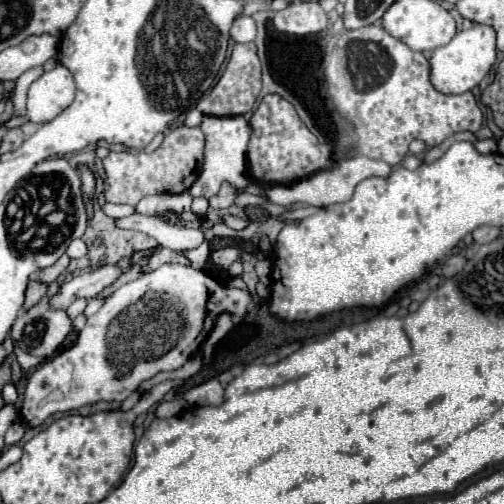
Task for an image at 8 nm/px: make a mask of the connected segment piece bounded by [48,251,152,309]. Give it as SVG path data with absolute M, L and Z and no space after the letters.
M146 251L146 253L136 253L134 257L130 259L122 259L120 263L116 265L102 265L98 269L92 269L92 271L82 271L74 277L70 277L68 281L64 281L58 291L54 295L50 295L48 299L48 305L52 309L68 309L68 305L78 299L78 297L86 297L86 299L92 299L96 297L104 287L112 285L126 269L130 269L140 257L144 255L152 255L152 251Z

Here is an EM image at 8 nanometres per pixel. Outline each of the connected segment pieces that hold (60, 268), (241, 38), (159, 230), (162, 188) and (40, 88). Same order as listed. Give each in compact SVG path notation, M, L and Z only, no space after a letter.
M62 255L54 265L50 265L50 267L46 267L46 269L40 271L38 281L40 281L40 283L52 283L52 281L56 281L56 279L66 271L68 263L70 263L70 257L68 257L68 255Z
M240 15L232 29L230 29L230 37L236 41L236 43L250 43L254 41L256 37L256 23L252 17L246 17L246 15Z
M134 213L130 217L118 219L118 227L122 229L136 229L142 233L148 233L154 237L162 247L182 251L182 249L194 249L205 241L205 237L199 229L180 227L180 225L168 225L160 221L158 217L140 215Z
M186 125L166 133L162 145L152 153L110 151L108 157L102 159L102 165L106 171L104 197L110 203L136 205L146 195L184 193L198 179L198 173L202 169L202 153L204 153L204 135L200 127L186 127Z
M56 65L38 77L28 89L26 115L32 123L46 123L74 101L74 77L64 65Z

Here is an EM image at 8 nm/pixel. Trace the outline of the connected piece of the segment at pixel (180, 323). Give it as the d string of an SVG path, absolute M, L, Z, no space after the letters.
M162 265L156 271L144 273L136 281L122 285L104 301L102 309L96 315L86 319L86 327L78 335L76 343L60 351L54 359L48 359L42 365L38 365L38 371L30 375L24 393L24 403L22 403L24 419L32 427L38 427L54 413L66 413L98 401L122 403L130 393L136 391L136 387L142 381L154 377L160 371L180 369L190 359L190 355L198 349L200 341L208 335L208 331L204 329L206 315L208 315L206 303L210 297L208 287L212 287L212 317L218 317L220 313L226 311L232 313L234 317L240 317L248 311L248 305L252 303L246 291L234 287L222 287L214 279L210 279L204 271L196 271L190 265Z

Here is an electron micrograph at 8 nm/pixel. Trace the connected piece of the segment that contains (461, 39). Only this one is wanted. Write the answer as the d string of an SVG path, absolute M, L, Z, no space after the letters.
M488 25L470 27L466 31L456 33L456 37L444 45L438 47L432 53L430 65L432 65L432 83L442 93L466 93L472 91L484 75L492 69L496 61L496 31Z

